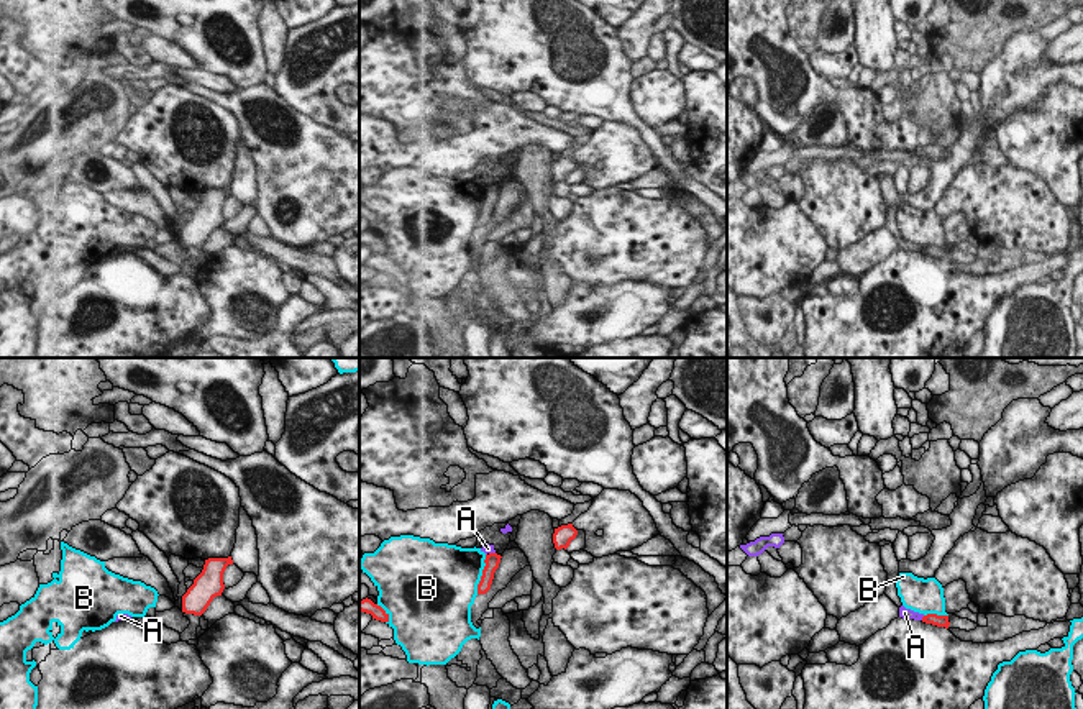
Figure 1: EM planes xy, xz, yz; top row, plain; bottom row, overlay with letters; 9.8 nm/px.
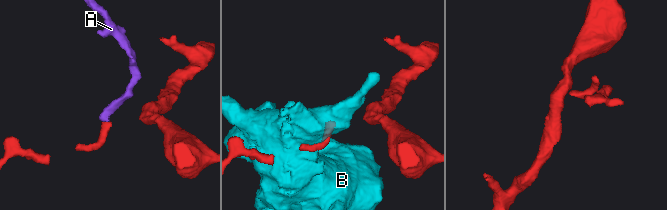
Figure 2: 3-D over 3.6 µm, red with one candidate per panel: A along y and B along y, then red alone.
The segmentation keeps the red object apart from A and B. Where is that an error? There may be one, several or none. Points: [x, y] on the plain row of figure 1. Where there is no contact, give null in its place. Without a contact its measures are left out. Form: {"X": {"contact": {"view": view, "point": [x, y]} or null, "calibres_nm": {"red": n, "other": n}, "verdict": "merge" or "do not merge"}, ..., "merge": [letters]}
{"A": {"contact": {"view": "yz", "point": [923, 250]}, "calibres_nm": {"red": 130, "other": 100}, "verdict": "do not merge"}, "B": {"contact": {"view": "xz", "point": [483, 207]}, "calibres_nm": {"red": 140, "other": 460}, "verdict": "do not merge"}, "merge": []}

